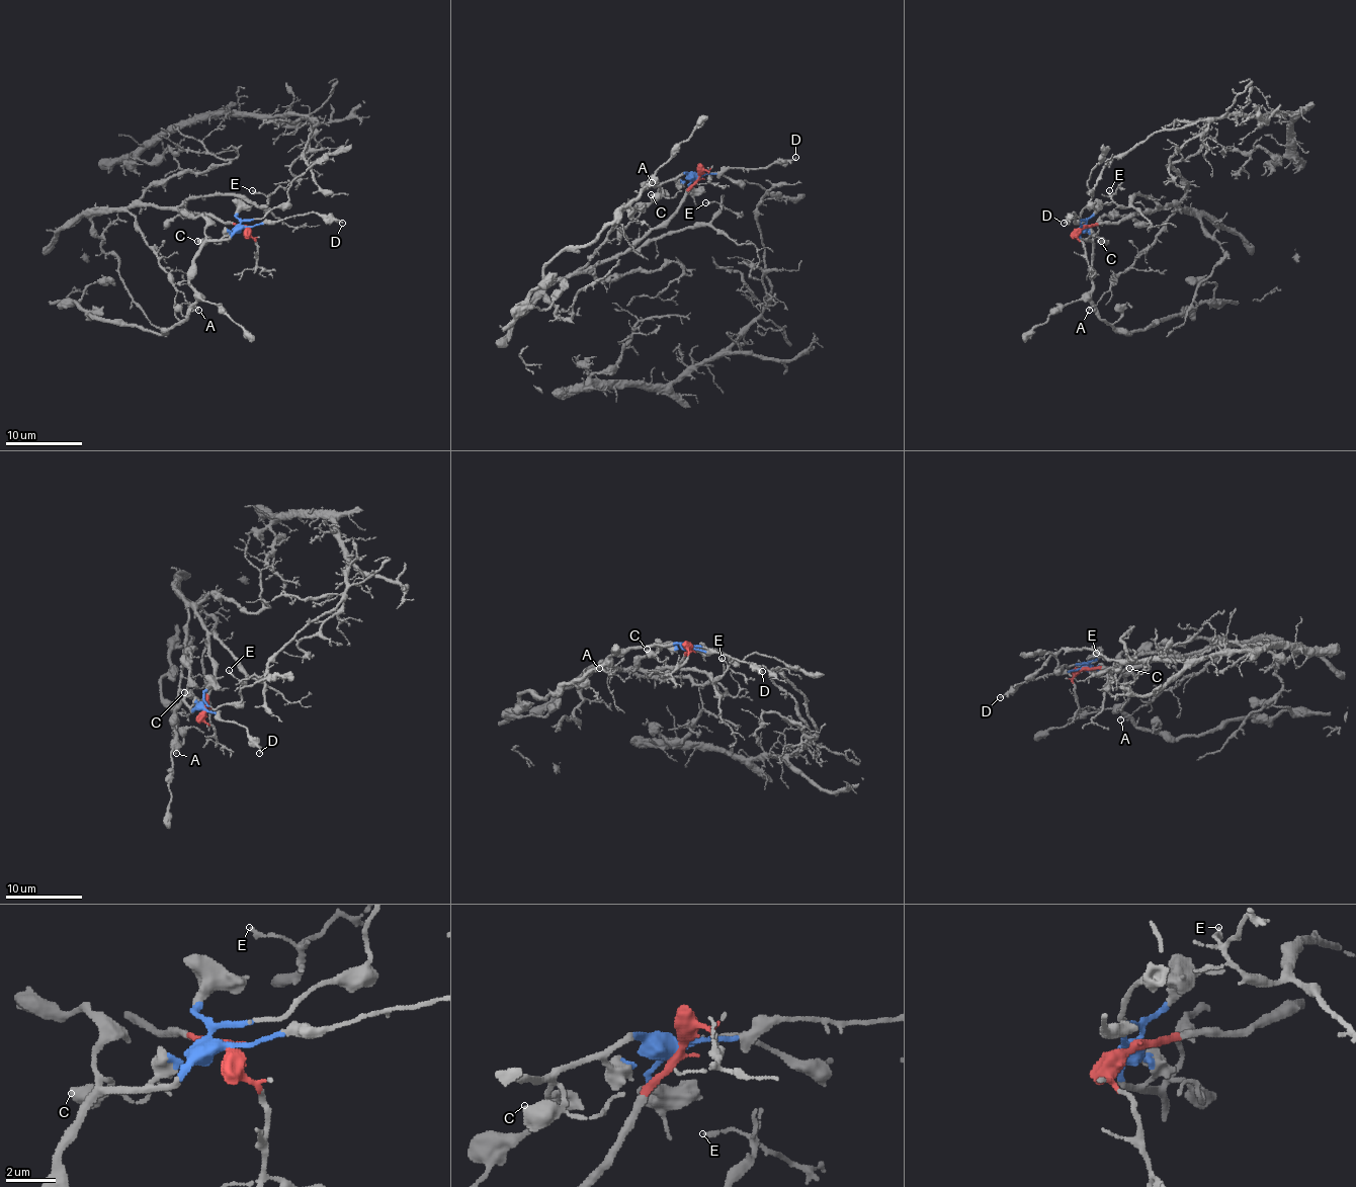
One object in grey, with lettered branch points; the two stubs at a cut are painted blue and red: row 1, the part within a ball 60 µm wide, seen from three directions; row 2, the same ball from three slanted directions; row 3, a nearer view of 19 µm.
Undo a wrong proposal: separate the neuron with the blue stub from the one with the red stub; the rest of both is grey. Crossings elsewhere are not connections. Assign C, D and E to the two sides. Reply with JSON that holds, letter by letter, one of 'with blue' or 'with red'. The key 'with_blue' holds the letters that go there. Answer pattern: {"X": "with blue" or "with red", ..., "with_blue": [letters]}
{"C": "with blue", "D": "with blue", "E": "with red", "with_blue": ["C", "D"]}

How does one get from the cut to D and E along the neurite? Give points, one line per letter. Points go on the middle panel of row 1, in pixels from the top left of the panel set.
D: (698, 176), (729, 169), (769, 167), (796, 157)
E: (698, 176), (685, 201), (630, 248), (639, 249), (668, 234), (709, 221), (722, 205), (717, 201), (706, 203)

